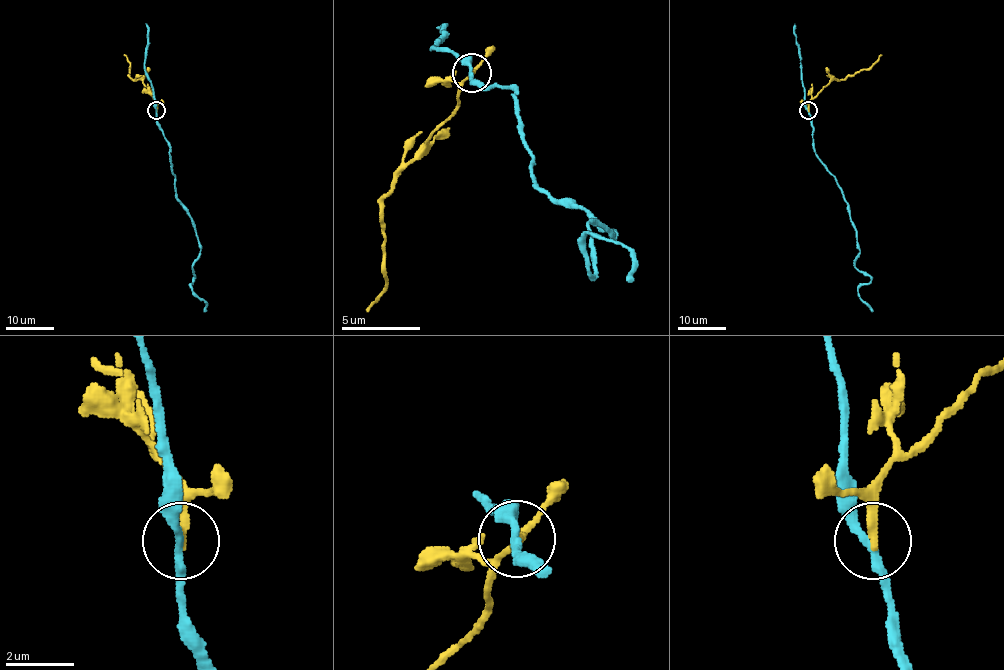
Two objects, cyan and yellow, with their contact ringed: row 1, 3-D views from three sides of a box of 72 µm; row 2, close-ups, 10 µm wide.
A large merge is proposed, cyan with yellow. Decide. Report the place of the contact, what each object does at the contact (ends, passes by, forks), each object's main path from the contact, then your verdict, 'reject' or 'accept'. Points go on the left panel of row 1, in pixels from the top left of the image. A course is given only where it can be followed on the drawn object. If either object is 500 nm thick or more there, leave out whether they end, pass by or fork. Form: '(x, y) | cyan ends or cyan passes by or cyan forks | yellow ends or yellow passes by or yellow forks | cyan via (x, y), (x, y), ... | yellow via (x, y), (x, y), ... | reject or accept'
(156, 110) | cyan passes by | yellow ends | cyan via (156, 110), (176, 197), (196, 231), (200, 256), (191, 290), (205, 302), (203, 311) | yellow via (156, 110), (152, 91), (141, 80), (129, 76), (130, 62), (124, 54) | reject

